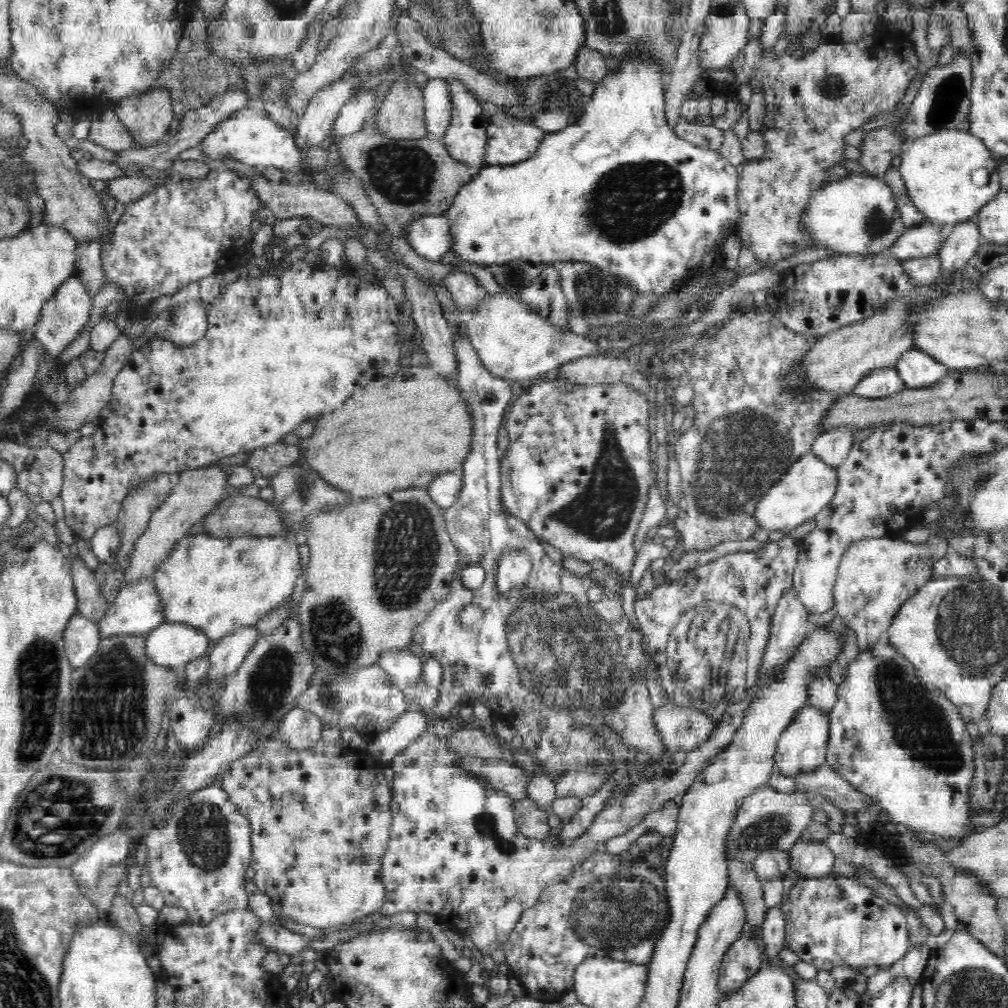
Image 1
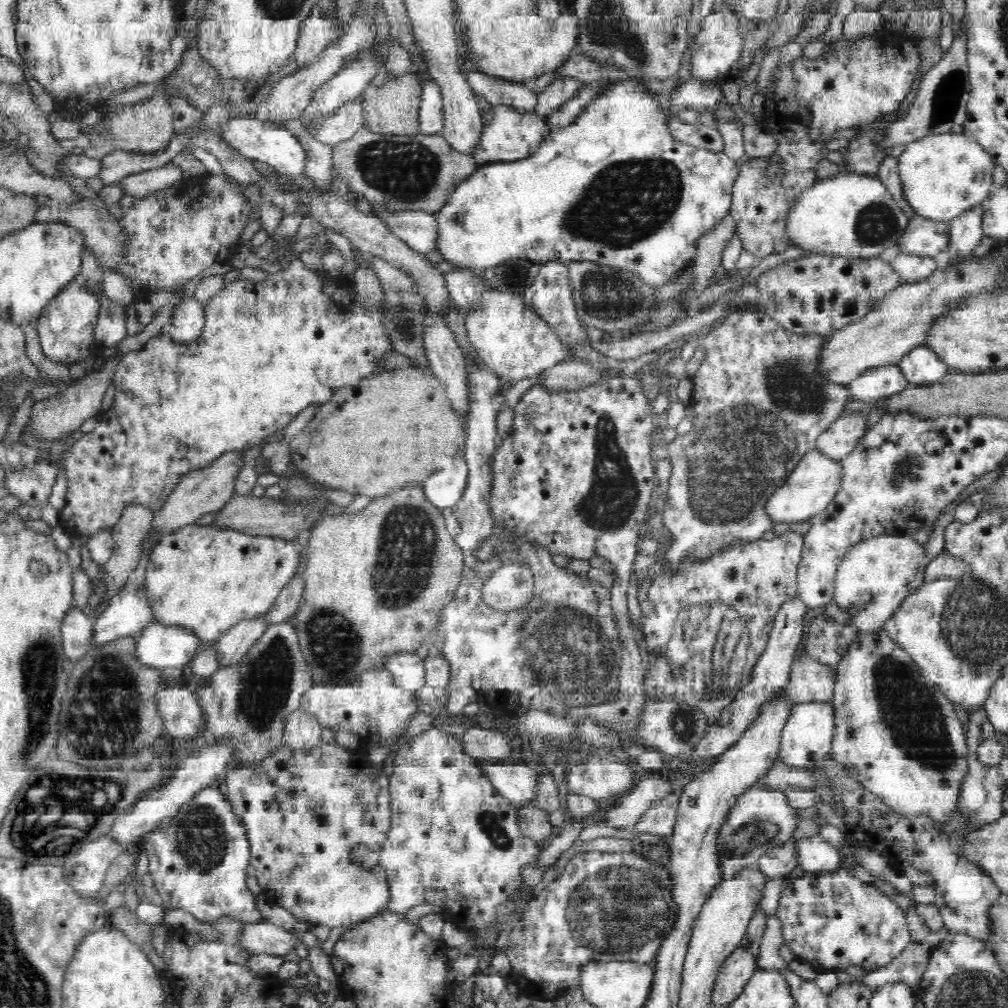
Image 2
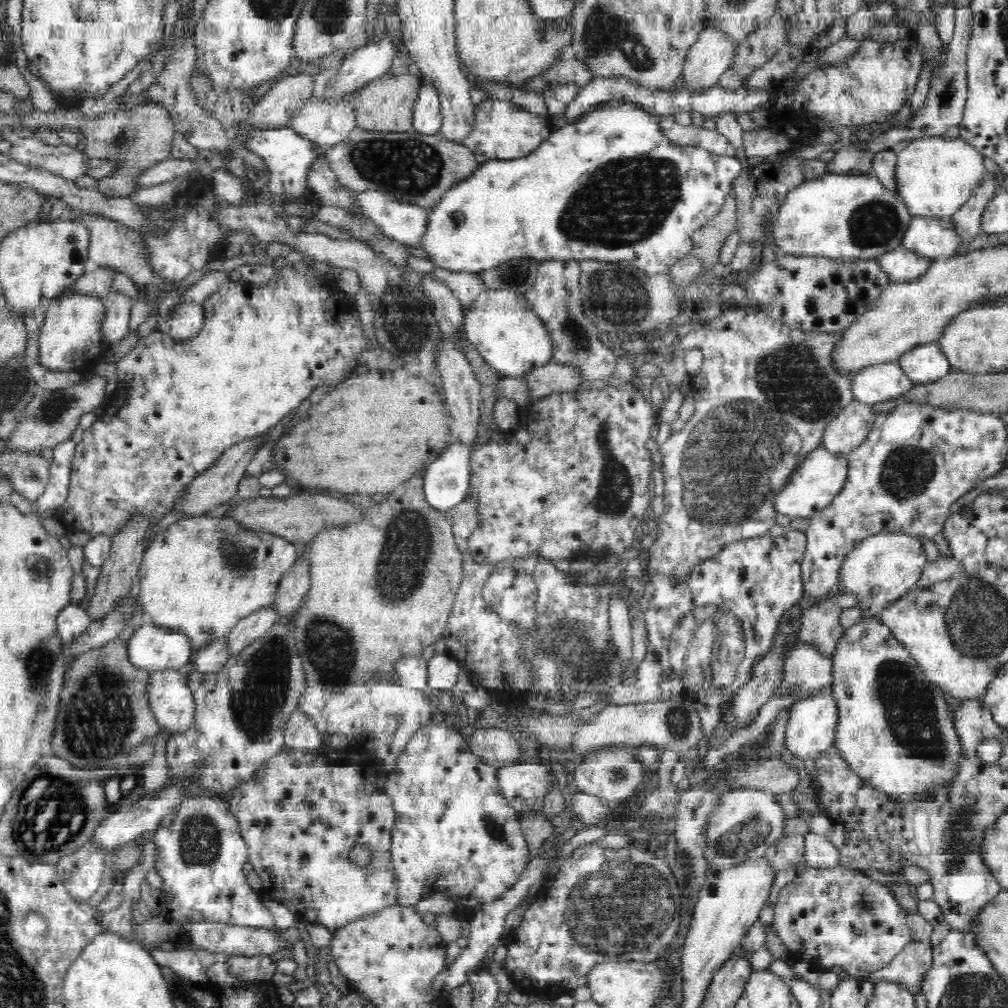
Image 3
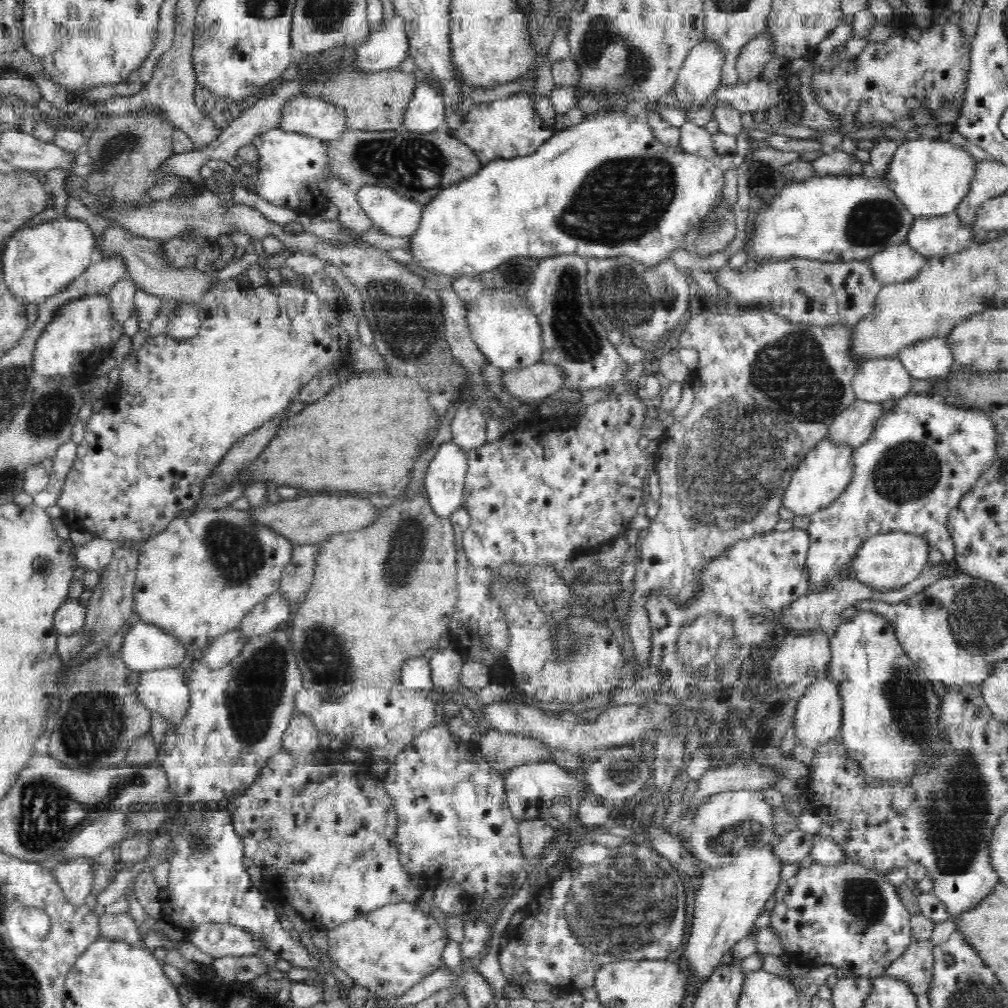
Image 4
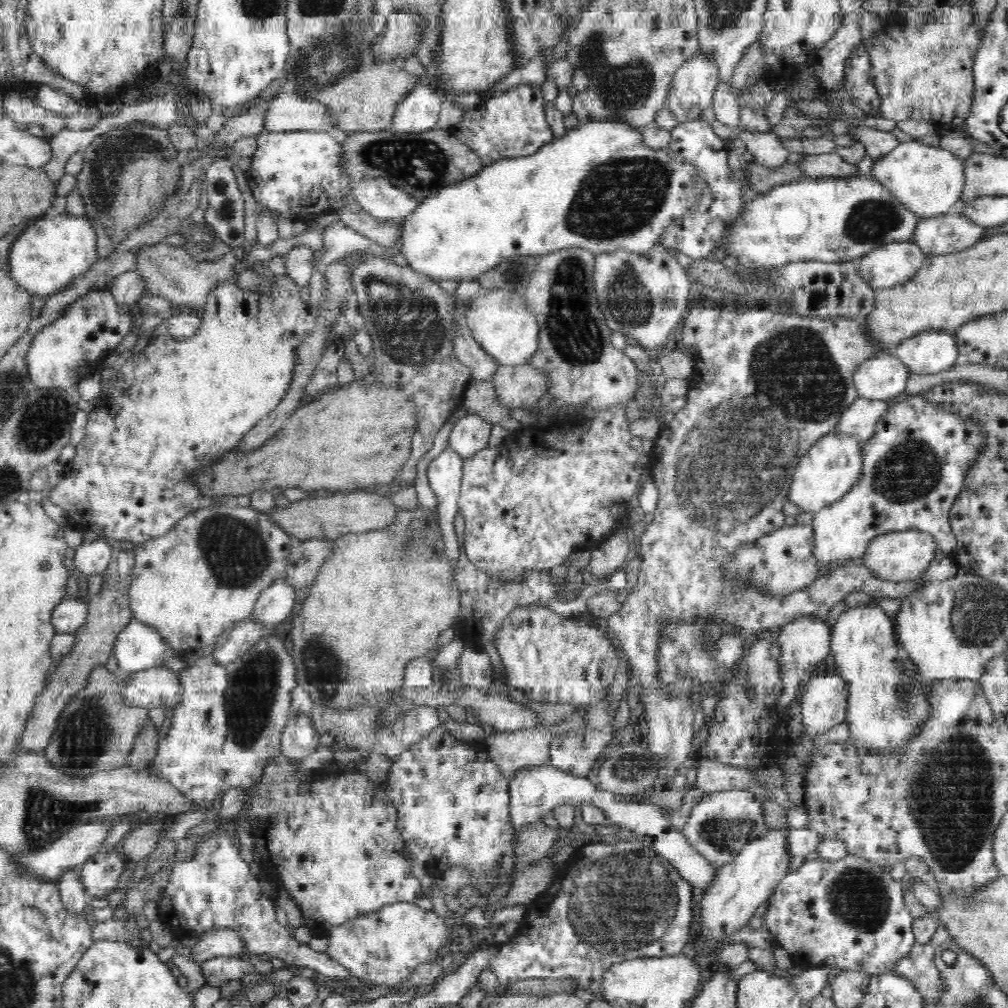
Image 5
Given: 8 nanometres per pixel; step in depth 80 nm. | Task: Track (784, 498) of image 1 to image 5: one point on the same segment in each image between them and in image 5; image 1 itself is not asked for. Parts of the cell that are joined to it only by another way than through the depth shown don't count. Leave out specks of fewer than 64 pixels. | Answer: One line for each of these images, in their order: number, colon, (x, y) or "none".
2: (814, 482)
3: (821, 476)
4: (825, 472)
5: (834, 464)

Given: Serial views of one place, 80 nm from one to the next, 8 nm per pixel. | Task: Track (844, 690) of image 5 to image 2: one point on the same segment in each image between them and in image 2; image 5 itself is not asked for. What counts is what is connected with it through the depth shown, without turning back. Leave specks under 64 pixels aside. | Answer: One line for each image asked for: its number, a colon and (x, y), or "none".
2: (806, 738)
3: (813, 720)
4: (818, 720)

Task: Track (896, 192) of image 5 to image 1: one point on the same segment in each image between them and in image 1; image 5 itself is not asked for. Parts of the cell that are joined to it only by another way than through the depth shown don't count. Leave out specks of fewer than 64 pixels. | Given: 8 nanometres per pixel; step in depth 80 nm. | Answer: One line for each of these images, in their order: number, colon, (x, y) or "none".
1: (949, 175)
2: (943, 175)
3: (934, 176)
4: (930, 177)

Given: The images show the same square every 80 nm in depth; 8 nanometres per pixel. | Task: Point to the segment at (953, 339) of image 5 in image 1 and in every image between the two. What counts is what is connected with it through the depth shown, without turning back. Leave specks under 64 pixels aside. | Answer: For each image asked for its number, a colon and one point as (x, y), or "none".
1: (918, 369)
2: (921, 366)
3: (927, 362)
4: (932, 356)

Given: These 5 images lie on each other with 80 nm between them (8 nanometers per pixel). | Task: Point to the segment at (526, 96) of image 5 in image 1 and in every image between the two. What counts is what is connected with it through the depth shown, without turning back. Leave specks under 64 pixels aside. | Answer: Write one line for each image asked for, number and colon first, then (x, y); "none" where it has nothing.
1: (510, 139)
2: (509, 134)
3: (502, 129)
4: (503, 129)

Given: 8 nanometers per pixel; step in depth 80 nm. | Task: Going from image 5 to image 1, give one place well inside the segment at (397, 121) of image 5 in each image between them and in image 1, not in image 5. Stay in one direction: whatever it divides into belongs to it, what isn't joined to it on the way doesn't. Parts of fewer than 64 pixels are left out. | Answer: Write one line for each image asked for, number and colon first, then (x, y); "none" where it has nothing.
1: (436, 93)
2: (430, 114)
3: (425, 118)
4: (425, 111)

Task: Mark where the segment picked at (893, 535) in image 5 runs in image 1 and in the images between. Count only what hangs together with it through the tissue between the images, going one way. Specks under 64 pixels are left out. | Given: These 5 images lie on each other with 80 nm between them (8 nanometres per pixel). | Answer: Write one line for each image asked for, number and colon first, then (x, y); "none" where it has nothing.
1: (875, 576)
2: (875, 575)
3: (883, 566)
4: (889, 560)

